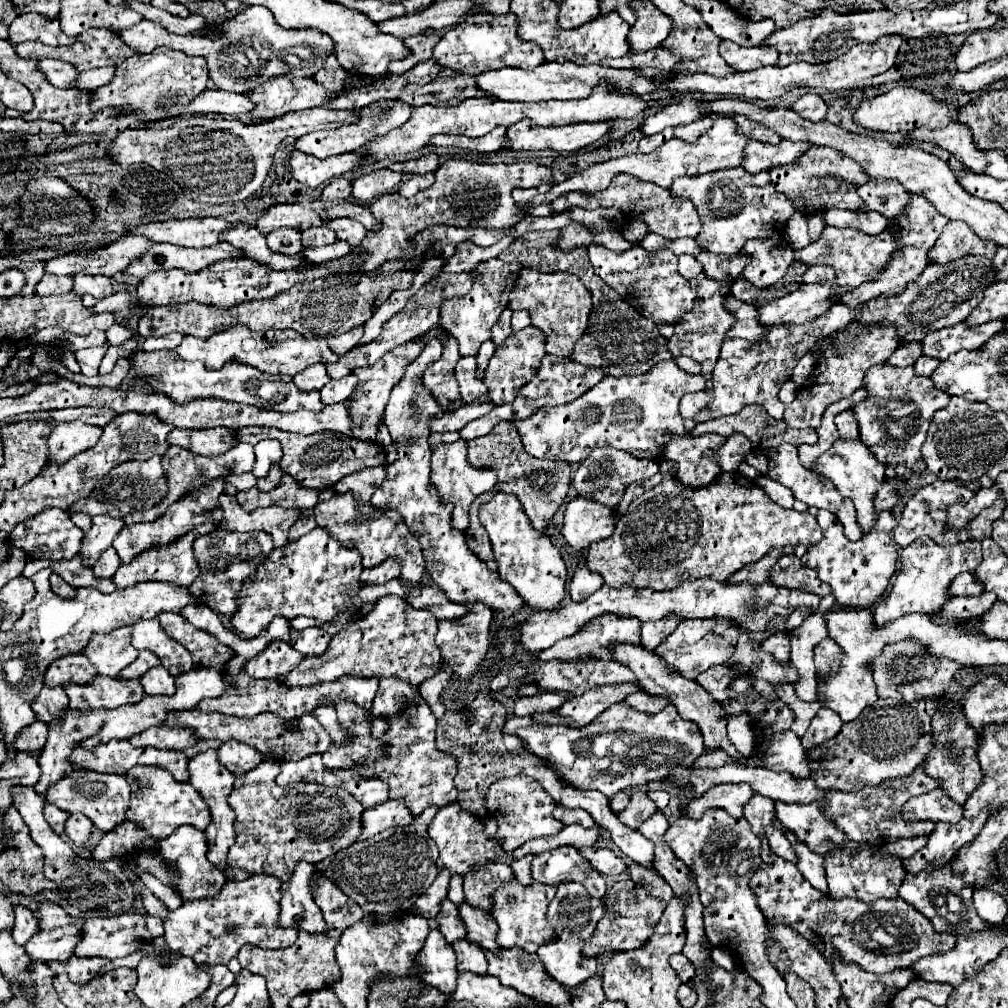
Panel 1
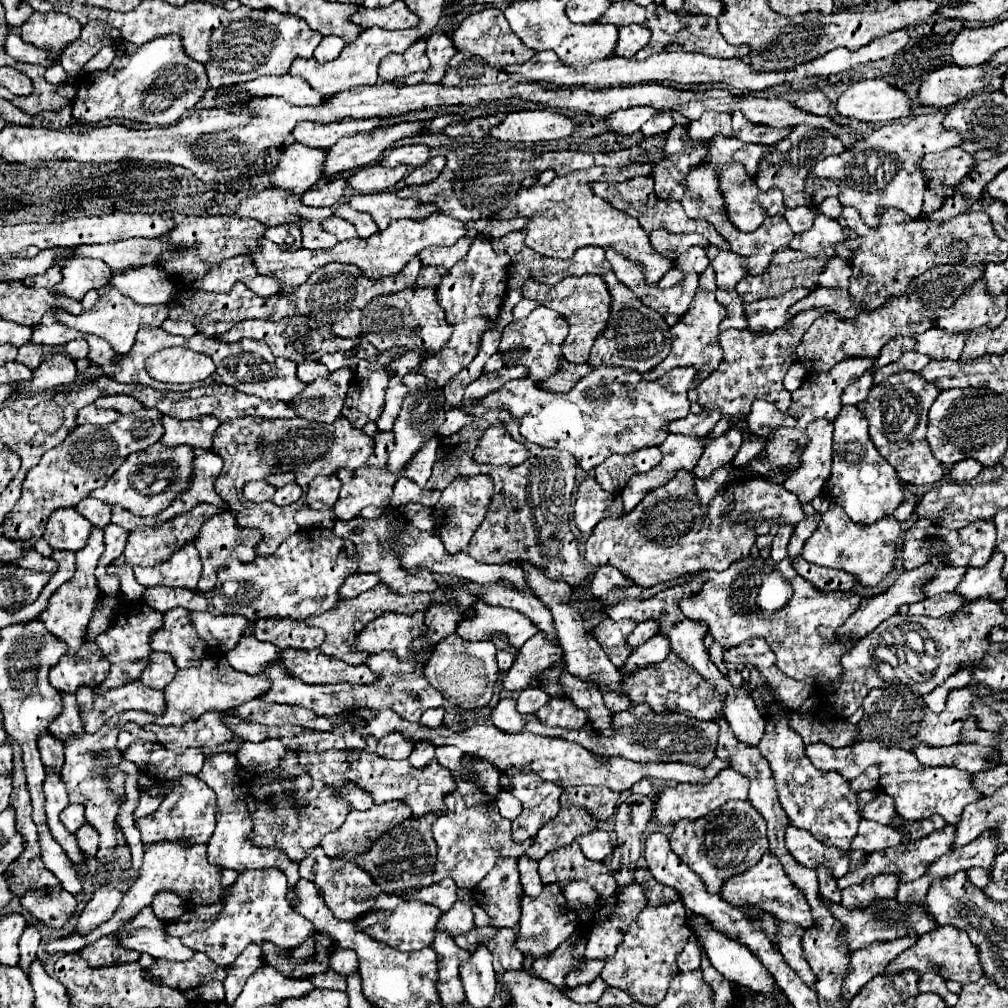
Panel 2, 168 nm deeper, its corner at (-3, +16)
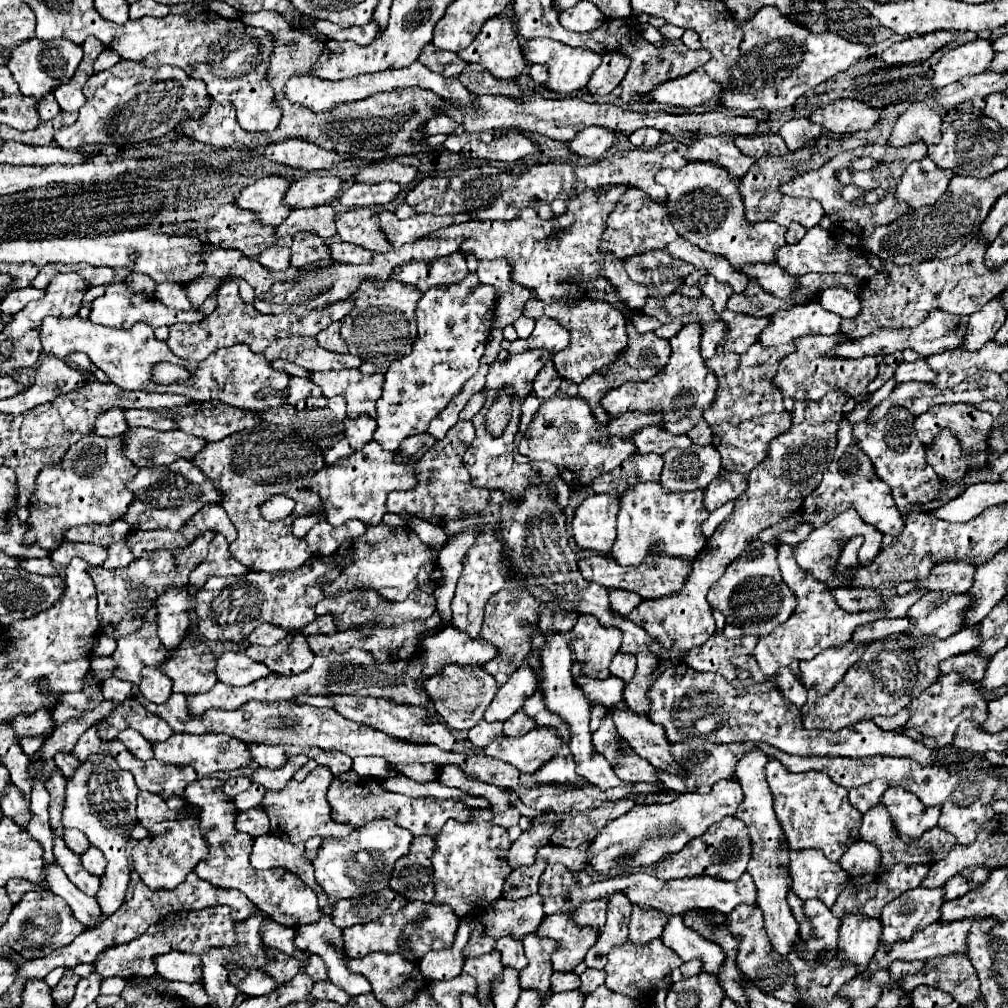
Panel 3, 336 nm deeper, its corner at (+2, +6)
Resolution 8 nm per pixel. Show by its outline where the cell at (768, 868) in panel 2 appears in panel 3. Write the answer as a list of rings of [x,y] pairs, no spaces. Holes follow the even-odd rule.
[[[632,872],[632,874],[620,876],[620,878],[596,880],[592,886],[568,894],[568,898],[572,898],[574,906],[578,906],[584,900],[596,900],[600,896],[604,896],[608,900],[614,892],[626,892],[626,896],[630,898],[632,904],[664,910],[668,914],[684,914],[690,908],[704,908],[704,910],[730,914],[736,906],[742,906],[742,904],[756,906],[756,884],[752,882],[752,876],[748,872],[742,874],[742,878],[736,882],[724,882],[724,880],[716,880],[716,878],[708,878],[708,876],[690,876],[690,878],[676,878],[676,880],[664,882],[648,872]]]

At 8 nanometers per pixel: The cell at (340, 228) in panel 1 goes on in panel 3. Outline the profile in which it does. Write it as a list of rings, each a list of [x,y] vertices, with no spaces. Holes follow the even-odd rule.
[[[354,208],[344,212],[336,220],[336,230],[340,240],[352,242],[356,246],[362,246],[372,252],[388,252],[392,246],[384,238],[384,234],[378,228],[376,212],[370,208]]]

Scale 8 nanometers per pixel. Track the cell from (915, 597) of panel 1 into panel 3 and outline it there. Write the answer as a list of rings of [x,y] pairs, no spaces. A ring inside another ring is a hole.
[[[848,640],[848,646],[824,650],[824,654],[818,654],[812,660],[800,662],[800,678],[806,688],[816,686],[820,694],[826,694],[830,688],[834,688],[840,678],[846,674],[846,670],[862,658],[868,644]]]

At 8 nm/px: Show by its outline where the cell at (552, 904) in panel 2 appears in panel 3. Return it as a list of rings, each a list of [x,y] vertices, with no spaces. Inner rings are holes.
[[[528,934],[528,938],[522,938],[524,952],[528,958],[528,966],[520,970],[520,986],[522,988],[536,988],[540,992],[546,992],[550,988],[550,976],[552,976],[552,950],[556,950],[556,942],[548,942],[548,938],[536,938],[536,934]]]

